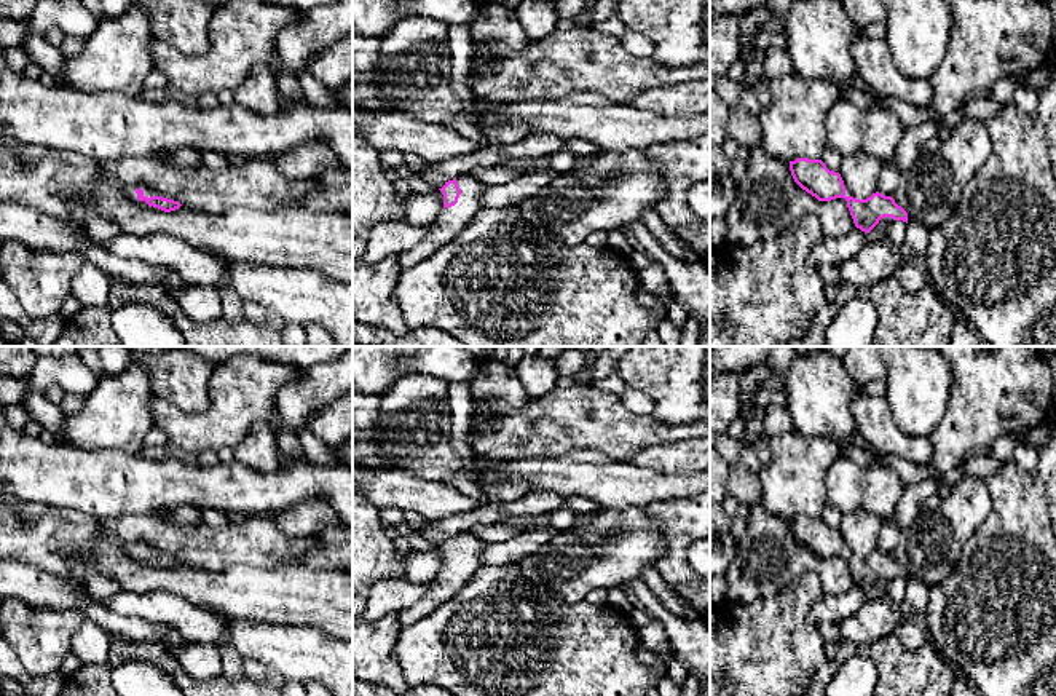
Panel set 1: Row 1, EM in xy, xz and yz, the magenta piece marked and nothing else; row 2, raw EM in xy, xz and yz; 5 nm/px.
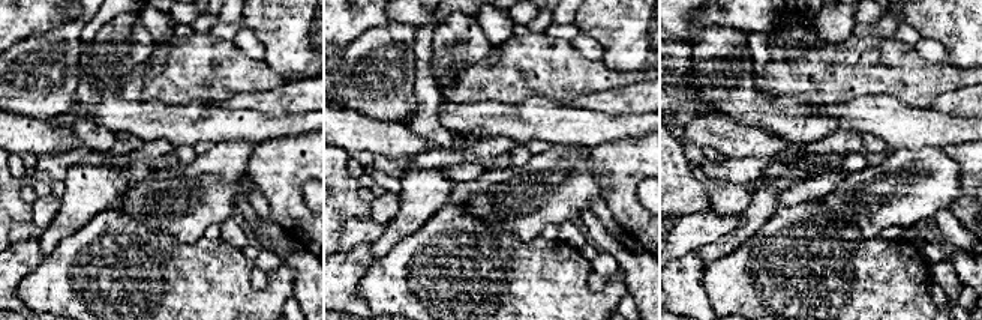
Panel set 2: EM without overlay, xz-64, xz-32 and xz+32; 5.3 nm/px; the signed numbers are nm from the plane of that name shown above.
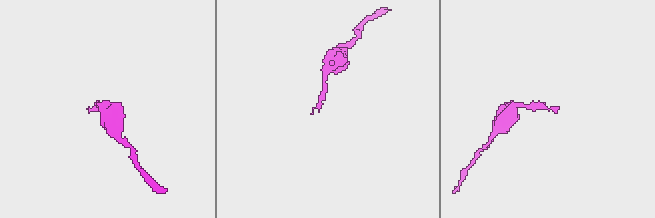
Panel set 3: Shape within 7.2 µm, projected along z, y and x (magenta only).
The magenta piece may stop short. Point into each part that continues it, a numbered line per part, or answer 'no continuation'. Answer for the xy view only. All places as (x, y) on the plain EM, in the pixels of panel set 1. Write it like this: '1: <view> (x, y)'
no continuation

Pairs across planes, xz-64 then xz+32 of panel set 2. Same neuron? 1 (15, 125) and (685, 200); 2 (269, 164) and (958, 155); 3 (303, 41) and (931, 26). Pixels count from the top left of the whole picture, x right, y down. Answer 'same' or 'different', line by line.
1: different
2: same
3: same

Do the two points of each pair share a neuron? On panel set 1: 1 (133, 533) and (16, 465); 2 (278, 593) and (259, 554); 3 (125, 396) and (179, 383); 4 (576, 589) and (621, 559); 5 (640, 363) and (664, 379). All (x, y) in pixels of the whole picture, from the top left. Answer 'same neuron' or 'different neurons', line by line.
1: different neurons
2: different neurons
3: different neurons
4: same neuron
5: same neuron

